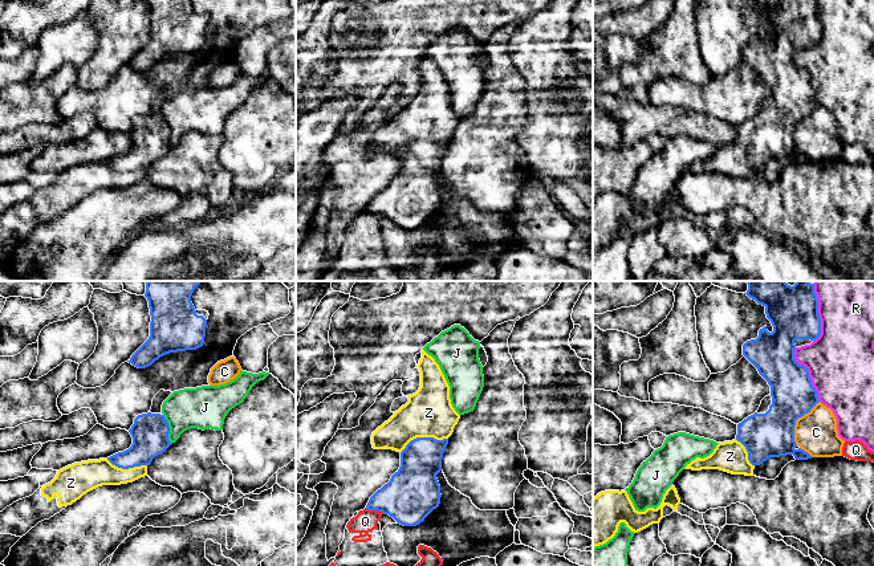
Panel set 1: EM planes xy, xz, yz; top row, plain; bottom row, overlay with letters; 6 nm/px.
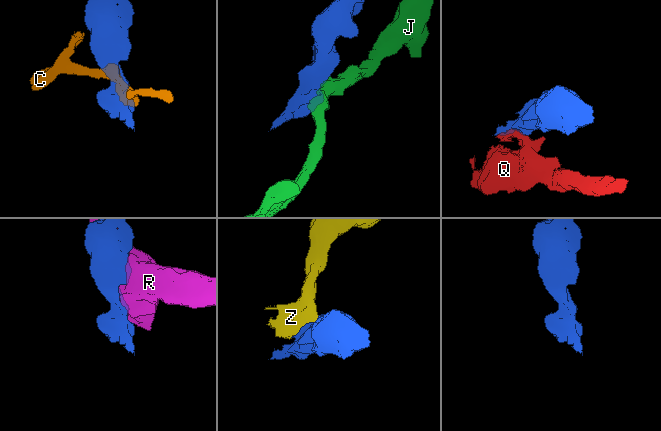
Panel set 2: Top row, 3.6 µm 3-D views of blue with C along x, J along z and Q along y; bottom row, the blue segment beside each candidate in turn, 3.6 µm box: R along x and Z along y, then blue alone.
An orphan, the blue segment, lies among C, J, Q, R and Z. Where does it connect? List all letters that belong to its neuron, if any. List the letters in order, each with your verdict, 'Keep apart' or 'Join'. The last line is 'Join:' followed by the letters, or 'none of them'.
C: Keep apart
J: Keep apart
Q: Keep apart
R: Keep apart
Z: Join
Join: Z

